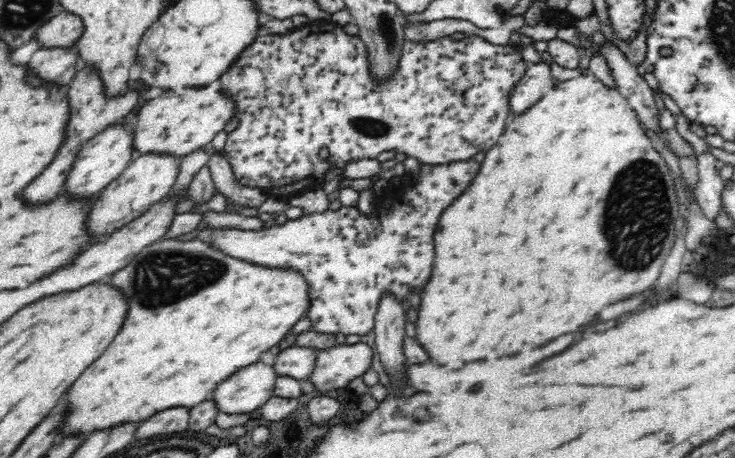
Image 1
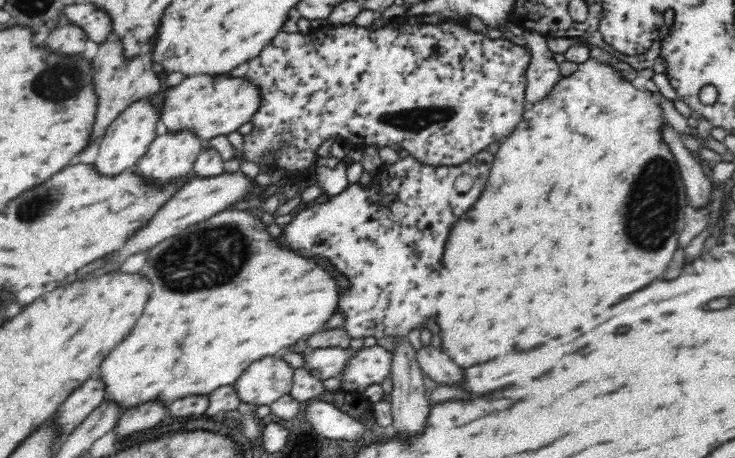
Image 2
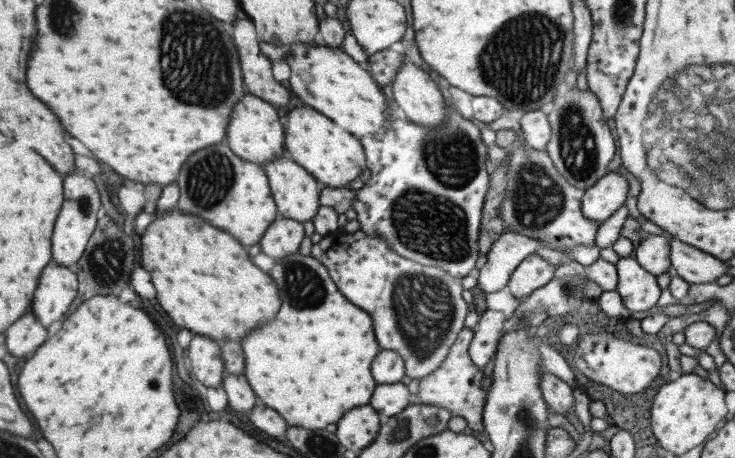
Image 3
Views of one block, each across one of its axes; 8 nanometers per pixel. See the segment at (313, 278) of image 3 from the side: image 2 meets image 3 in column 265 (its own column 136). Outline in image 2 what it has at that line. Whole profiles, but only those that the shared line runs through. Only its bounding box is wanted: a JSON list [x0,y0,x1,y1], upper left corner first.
[95,210,336,410]

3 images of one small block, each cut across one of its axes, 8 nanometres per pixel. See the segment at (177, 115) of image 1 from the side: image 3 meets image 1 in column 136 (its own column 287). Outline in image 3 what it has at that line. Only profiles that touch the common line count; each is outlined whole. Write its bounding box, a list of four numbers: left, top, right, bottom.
[283,106,365,187]

